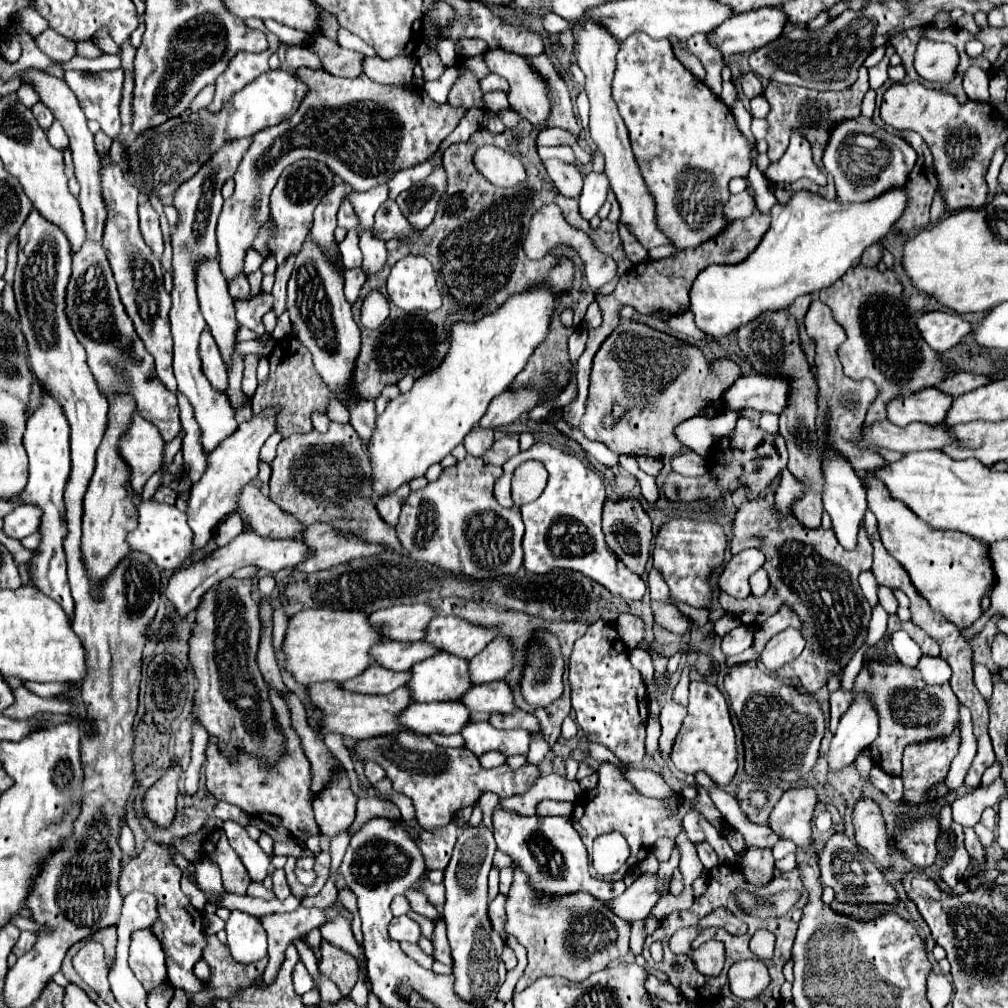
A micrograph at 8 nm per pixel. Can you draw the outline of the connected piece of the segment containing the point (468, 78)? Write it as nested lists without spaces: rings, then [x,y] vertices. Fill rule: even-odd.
[[[476,55],[476,57],[468,57],[462,59],[458,63],[458,67],[466,67],[458,81],[454,83],[450,95],[448,95],[448,103],[452,105],[462,105],[462,107],[476,107],[476,109],[486,109],[484,105],[484,93],[480,89],[480,73],[476,67],[488,67],[484,61],[484,55]]]

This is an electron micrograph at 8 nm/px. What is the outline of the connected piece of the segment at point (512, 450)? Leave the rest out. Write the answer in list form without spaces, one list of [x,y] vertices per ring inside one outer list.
[[[504,435],[496,439],[496,443],[490,447],[490,451],[482,459],[484,463],[490,463],[490,465],[502,465],[510,457],[514,457],[518,451],[520,451],[518,439],[514,435]]]

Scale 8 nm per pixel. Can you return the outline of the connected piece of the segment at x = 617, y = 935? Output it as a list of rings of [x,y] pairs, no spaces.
[[[512,867],[512,871],[514,871],[514,883],[506,901],[504,931],[506,935],[516,937],[518,943],[524,945],[528,951],[528,965],[516,985],[516,991],[522,991],[524,987],[532,985],[538,977],[544,977],[544,975],[560,975],[568,981],[580,983],[588,979],[592,973],[602,971],[608,965],[614,965],[630,951],[630,923],[620,921],[616,915],[612,915],[612,911],[608,911],[604,903],[580,893],[580,895],[568,895],[564,899],[550,899],[548,903],[542,903],[540,907],[536,907],[532,903],[532,891],[528,891],[528,885],[524,883],[524,875],[520,875],[516,867]]]

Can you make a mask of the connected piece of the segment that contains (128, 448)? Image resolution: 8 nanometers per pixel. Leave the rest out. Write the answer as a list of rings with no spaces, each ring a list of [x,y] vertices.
[[[134,413],[130,427],[118,441],[118,451],[124,463],[130,467],[132,489],[140,491],[144,483],[162,467],[164,441],[152,423]]]

